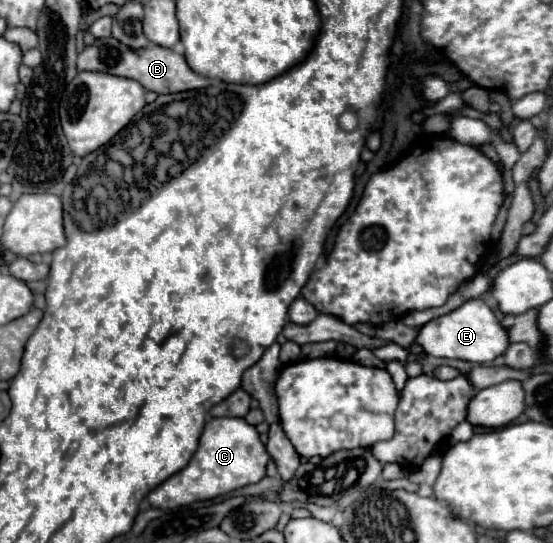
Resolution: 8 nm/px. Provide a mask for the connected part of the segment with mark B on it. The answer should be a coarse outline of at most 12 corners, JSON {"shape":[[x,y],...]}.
{"shape":[[116,38],[78,54],[78,70],[172,94],[208,86],[182,54],[130,50]]}

